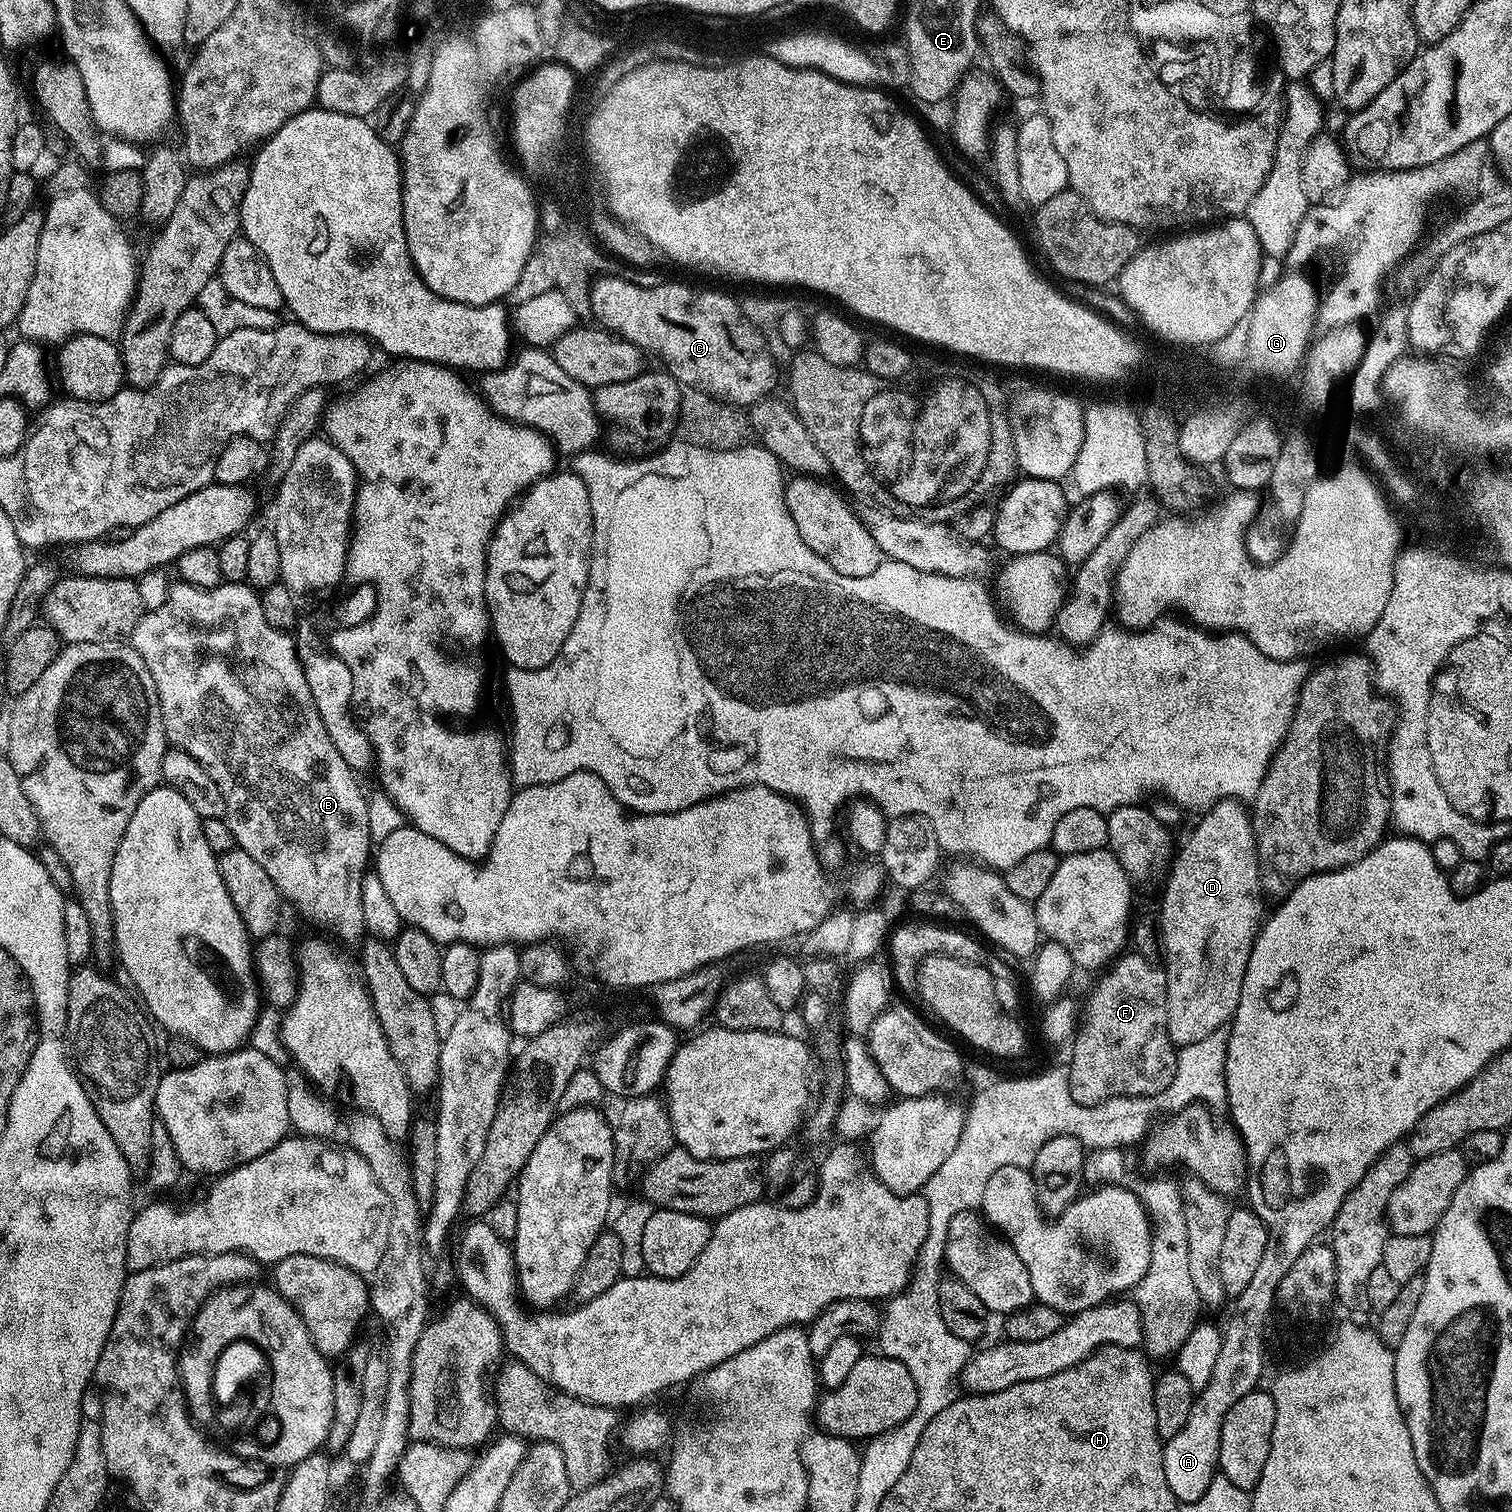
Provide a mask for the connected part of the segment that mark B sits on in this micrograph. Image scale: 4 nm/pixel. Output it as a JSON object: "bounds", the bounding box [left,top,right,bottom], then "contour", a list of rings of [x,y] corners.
{"bounds":[130,582,372,941],"contour":[[[176,582],[168,592],[168,597],[156,609],[145,611],[140,617],[138,626],[134,628],[130,643],[136,653],[146,662],[146,670],[150,670],[150,678],[154,678],[154,686],[158,690],[158,702],[162,710],[164,733],[168,736],[169,745],[182,749],[190,754],[214,778],[222,798],[226,802],[226,819],[236,839],[236,847],[246,850],[266,874],[278,886],[281,897],[285,901],[293,900],[306,915],[337,932],[335,939],[359,941],[365,935],[362,918],[362,878],[370,868],[370,849],[372,844],[372,816],[368,813],[368,800],[360,789],[357,773],[338,754],[338,746],[330,740],[326,726],[314,706],[314,698],[310,694],[310,686],[306,682],[304,667],[300,664],[300,655],[296,652],[296,641],[283,628],[270,626],[266,622],[266,614],[262,610],[262,602],[257,589],[247,583],[229,584],[221,582],[217,588],[199,588],[193,584]]]}

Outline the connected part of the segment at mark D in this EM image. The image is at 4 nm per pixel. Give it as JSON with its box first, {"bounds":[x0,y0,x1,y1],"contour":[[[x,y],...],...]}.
{"bounds":[1158,800,1266,1046],"contour":[[[1220,800],[1201,816],[1204,817],[1197,822],[1196,829],[1189,834],[1188,841],[1181,846],[1172,864],[1158,919],[1162,960],[1168,973],[1166,1022],[1170,1038],[1177,1046],[1193,1044],[1211,1032],[1221,1031],[1236,1015],[1246,966],[1266,916],[1266,897],[1260,886],[1256,830],[1252,827],[1249,809],[1238,800]]]}

